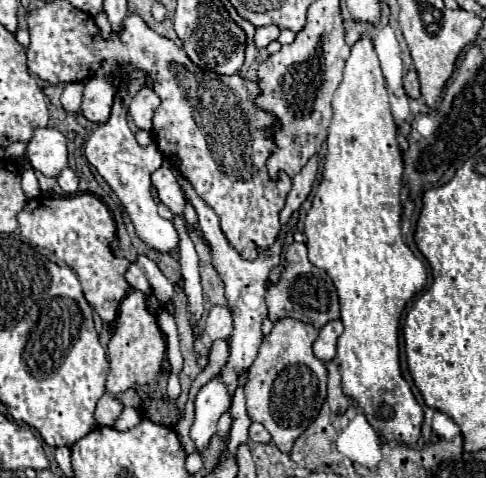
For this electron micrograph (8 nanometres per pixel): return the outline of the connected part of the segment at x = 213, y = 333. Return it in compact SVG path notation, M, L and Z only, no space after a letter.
M212 307L208 317L206 317L206 329L204 335L214 341L214 339L226 339L230 341L232 337L232 311L230 307Z

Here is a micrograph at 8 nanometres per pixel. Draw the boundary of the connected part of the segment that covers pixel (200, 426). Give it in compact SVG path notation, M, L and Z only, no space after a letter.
M216 375L212 381L208 381L200 389L200 393L194 401L196 419L190 429L190 437L198 451L208 445L210 437L216 433L218 419L228 411L230 403L232 403L232 395L220 375Z

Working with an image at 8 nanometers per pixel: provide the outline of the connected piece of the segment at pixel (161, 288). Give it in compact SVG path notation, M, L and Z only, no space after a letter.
M138 255L138 265L140 269L146 273L148 281L153 289L156 299L160 301L160 305L166 305L168 301L172 301L175 296L174 285L163 275L154 261L150 261L146 255Z

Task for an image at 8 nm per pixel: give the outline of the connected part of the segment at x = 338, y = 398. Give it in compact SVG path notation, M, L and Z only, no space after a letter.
M334 361L324 363L328 369L328 405L332 409L332 415L344 413L350 407L350 399L344 395L340 385L340 369Z

